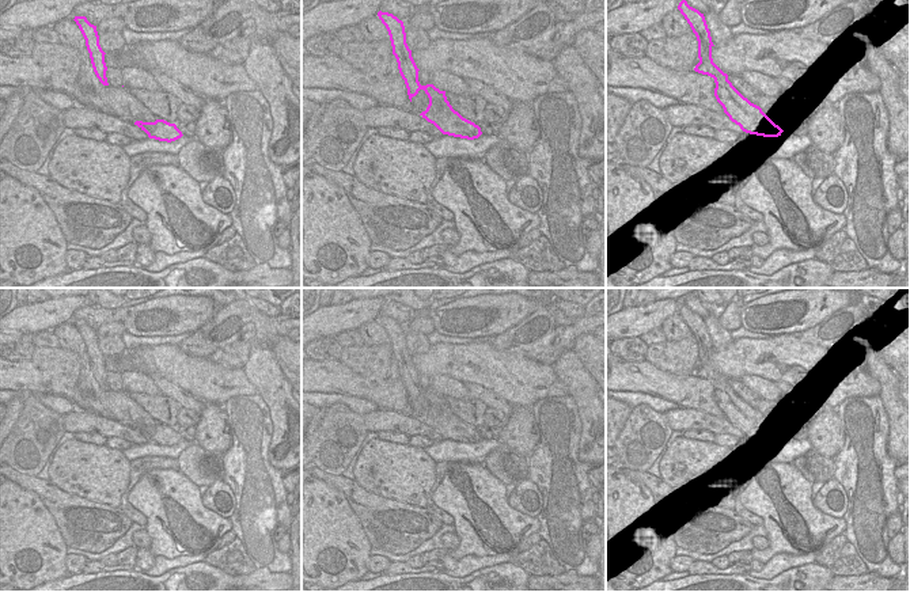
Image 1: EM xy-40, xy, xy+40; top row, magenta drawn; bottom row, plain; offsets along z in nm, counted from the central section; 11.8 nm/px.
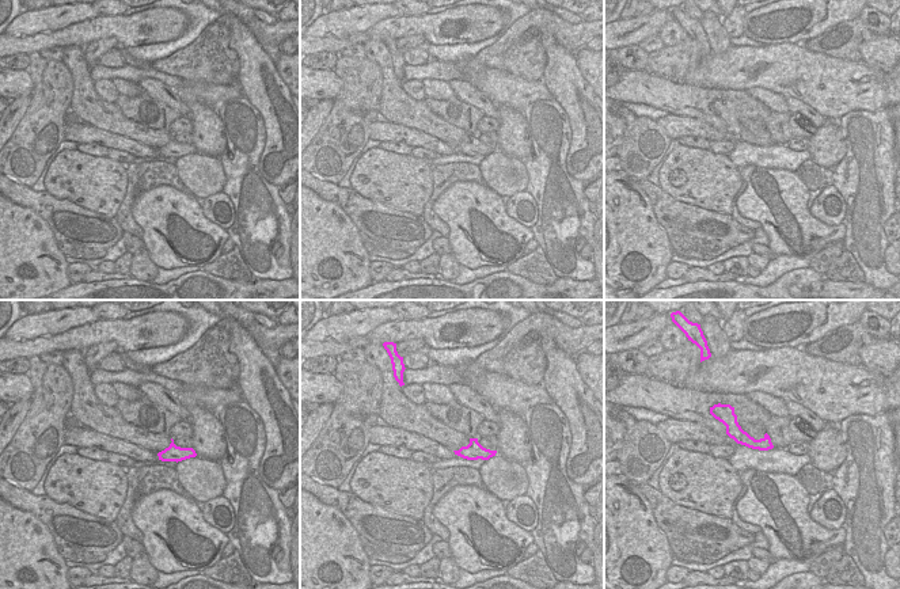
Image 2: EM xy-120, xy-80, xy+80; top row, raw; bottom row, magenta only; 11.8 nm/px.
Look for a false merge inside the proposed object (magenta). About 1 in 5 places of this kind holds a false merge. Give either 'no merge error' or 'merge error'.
no merge error

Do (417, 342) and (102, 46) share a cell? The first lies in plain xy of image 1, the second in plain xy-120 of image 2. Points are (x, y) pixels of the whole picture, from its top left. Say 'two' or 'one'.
two

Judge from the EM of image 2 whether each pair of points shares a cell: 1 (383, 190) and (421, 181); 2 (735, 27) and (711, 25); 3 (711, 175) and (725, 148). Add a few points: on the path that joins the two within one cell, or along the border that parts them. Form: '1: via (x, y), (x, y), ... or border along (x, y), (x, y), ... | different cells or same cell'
1: via (392, 181), (411, 181) | same cell
2: border along (721, 18), (721, 25), (730, 37) | different cells
3: border along (709, 149), (726, 155) | different cells

